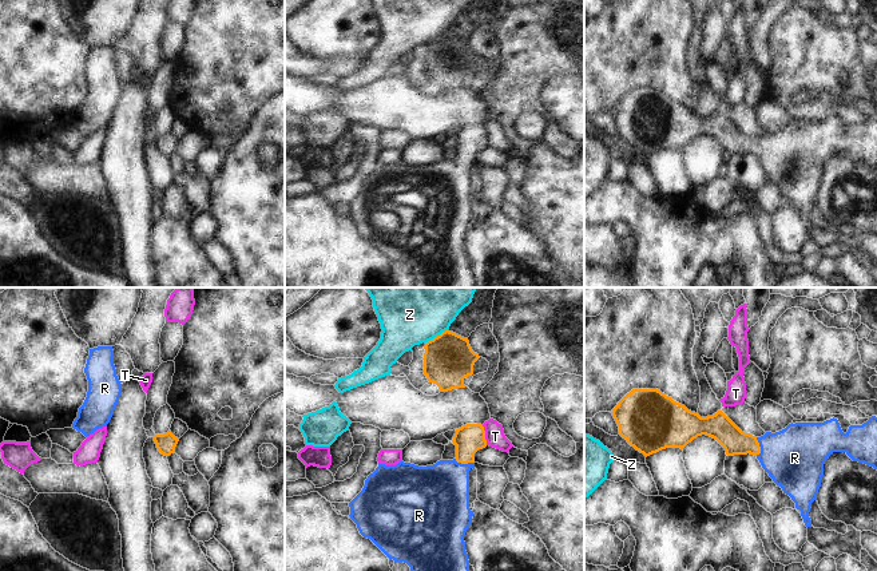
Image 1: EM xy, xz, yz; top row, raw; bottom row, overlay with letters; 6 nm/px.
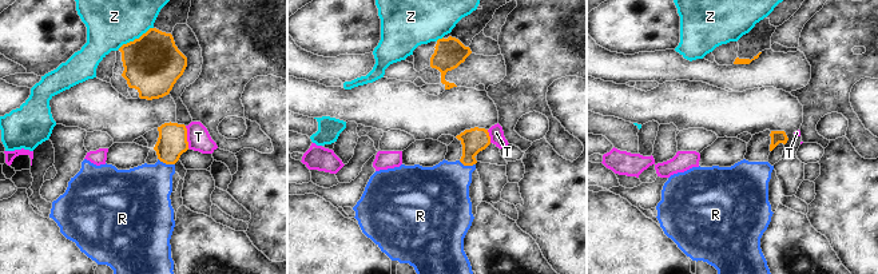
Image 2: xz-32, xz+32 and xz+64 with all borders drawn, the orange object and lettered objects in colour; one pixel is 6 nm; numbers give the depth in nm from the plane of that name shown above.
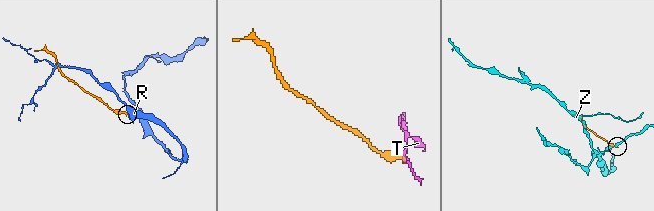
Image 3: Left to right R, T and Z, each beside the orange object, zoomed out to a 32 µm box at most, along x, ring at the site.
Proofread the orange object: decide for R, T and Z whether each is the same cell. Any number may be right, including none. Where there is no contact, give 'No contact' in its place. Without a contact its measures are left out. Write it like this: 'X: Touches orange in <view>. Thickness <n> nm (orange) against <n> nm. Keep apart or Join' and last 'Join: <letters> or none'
R: Touches orange in xz. Thickness 170 nm (orange) against 380 nm. Join
T: Touches orange in xz. Thickness 170 nm (orange) against 120 nm. Keep apart
Z: Touches orange in xz. Thickness 300 nm (orange) against 280 nm. Keep apart
Join: R

